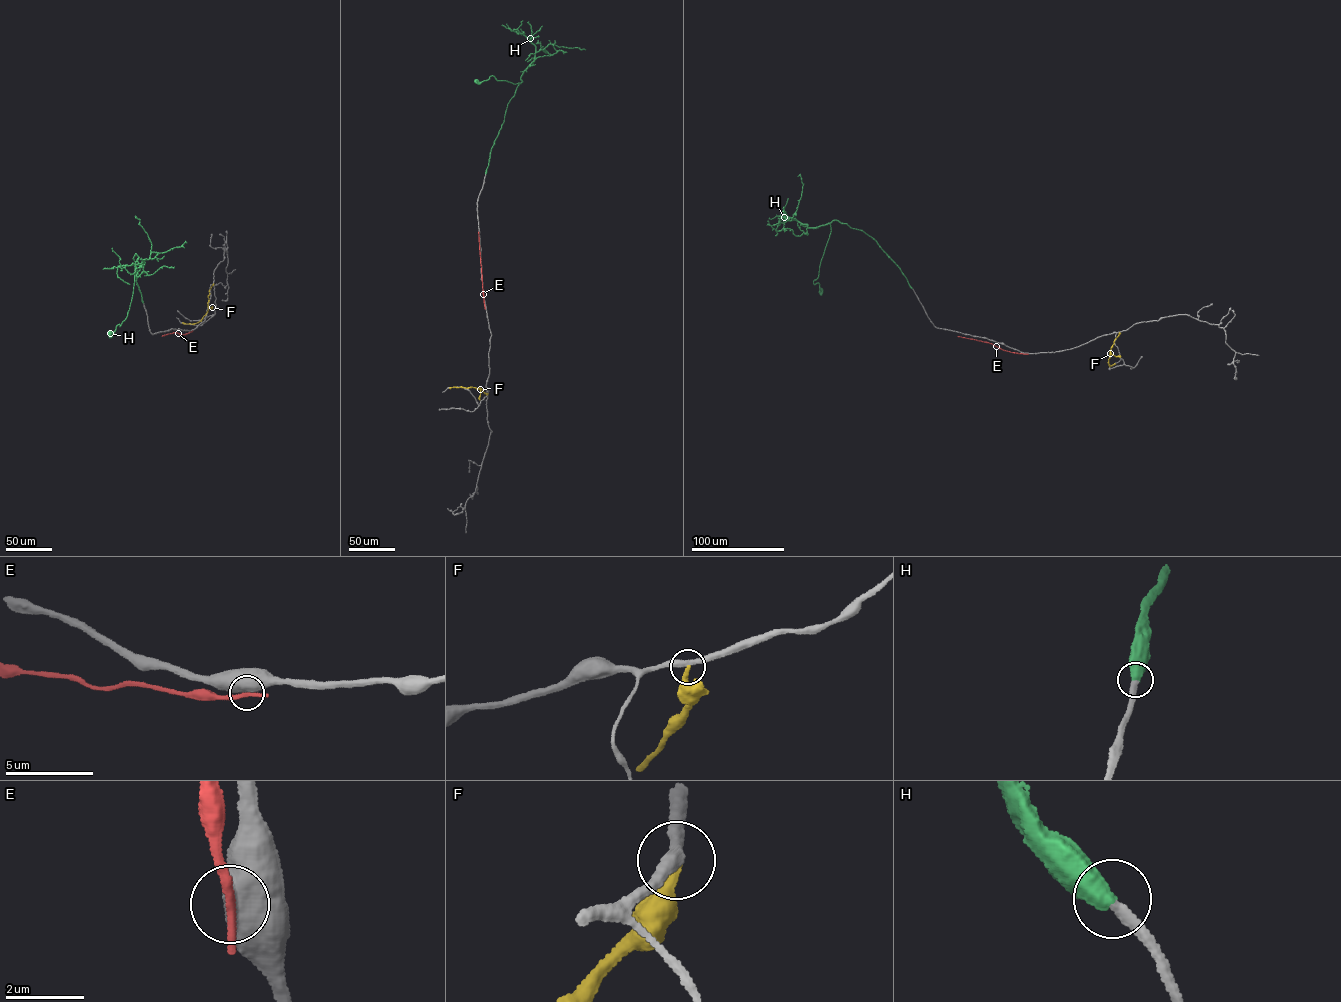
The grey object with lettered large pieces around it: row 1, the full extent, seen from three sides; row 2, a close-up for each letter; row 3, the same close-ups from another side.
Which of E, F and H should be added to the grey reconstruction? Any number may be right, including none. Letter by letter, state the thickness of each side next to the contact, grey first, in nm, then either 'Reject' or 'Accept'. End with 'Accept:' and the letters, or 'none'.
E: Thickness 700 nm (grey) against 320 nm. Reject
F: Thickness 340 nm (grey) against 280 nm. Reject
H: Thickness 320 nm (grey) against 550 nm. Accept
Accept: H

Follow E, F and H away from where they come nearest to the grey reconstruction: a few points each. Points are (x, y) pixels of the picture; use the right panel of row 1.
E: (1027, 354), (958, 336)
F: (1119, 332), (1108, 361), (1109, 366), (1115, 363)
H: (912, 288), (877, 242), (862, 231), (836, 220), (810, 228), (792, 219), (803, 185), (800, 174), (798, 176)

